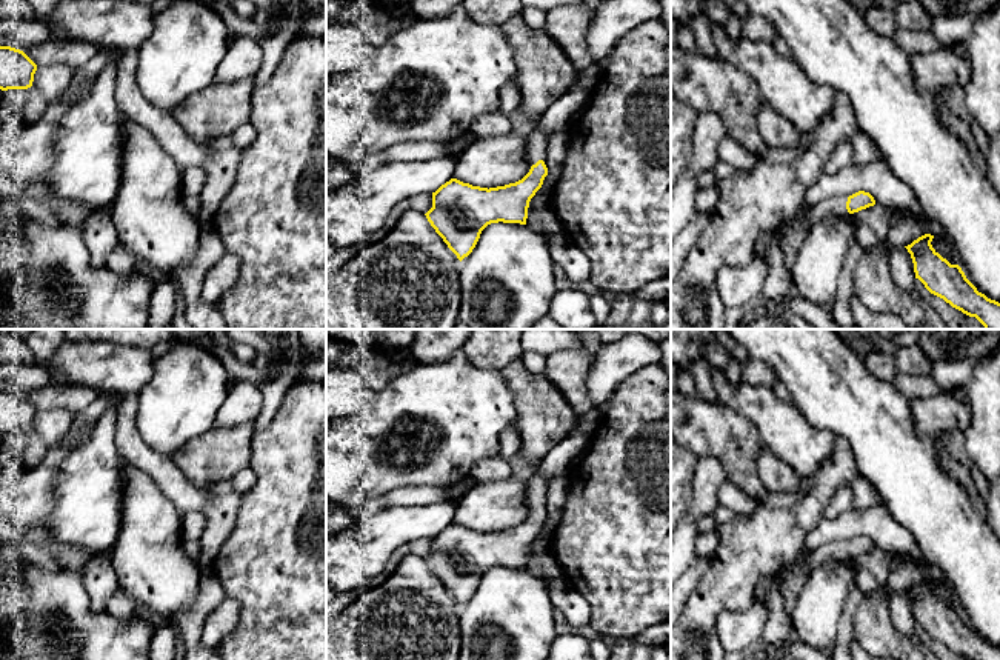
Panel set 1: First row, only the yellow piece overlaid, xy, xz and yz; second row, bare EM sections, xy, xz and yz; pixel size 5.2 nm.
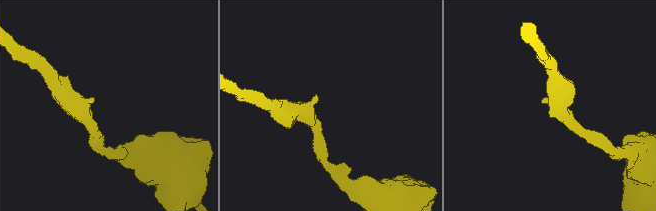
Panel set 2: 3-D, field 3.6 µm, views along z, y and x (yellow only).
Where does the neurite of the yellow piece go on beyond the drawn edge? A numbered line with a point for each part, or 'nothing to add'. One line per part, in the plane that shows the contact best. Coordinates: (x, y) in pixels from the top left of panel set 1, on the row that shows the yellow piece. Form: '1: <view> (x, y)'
1: yz (836, 205)

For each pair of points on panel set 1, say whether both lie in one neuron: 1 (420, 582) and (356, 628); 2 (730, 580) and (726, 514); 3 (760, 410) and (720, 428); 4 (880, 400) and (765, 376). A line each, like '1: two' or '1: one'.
1: one
2: two
3: two
4: two

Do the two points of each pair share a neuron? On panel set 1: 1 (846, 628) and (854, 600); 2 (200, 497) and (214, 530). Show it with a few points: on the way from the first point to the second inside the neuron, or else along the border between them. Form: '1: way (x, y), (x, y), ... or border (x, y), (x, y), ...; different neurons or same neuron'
1: way (846, 622), (851, 606); same neuron
2: border (203, 488), (210, 502), (200, 511); different neurons

